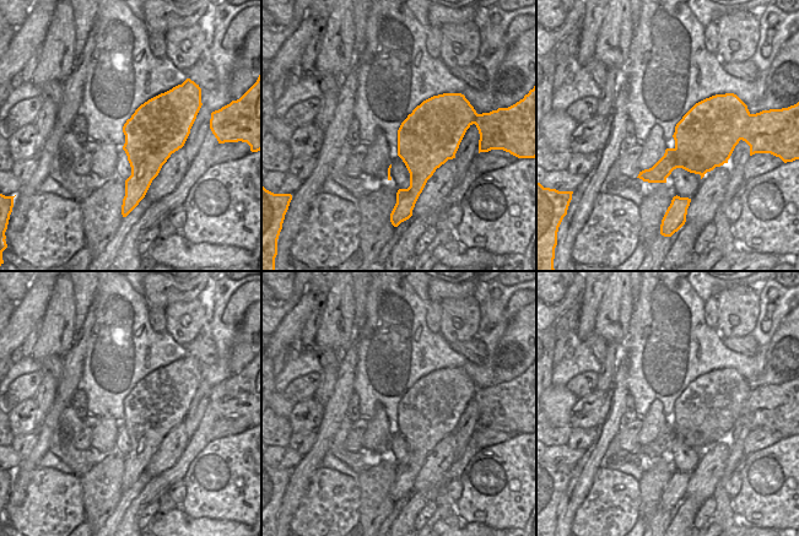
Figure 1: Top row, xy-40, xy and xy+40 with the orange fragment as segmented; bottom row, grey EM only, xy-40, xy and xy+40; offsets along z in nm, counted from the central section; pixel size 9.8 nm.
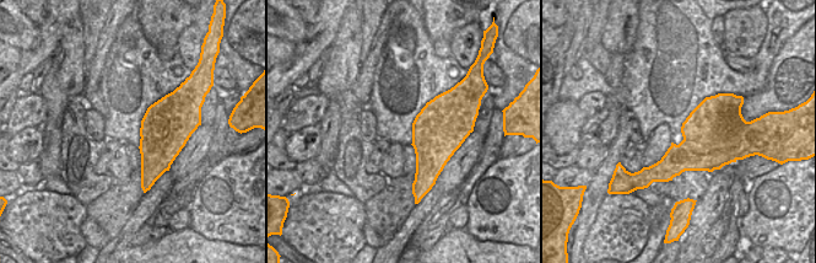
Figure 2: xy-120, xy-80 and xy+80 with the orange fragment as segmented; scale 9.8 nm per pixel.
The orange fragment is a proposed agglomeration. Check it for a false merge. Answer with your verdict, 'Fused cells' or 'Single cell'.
Fused cells

